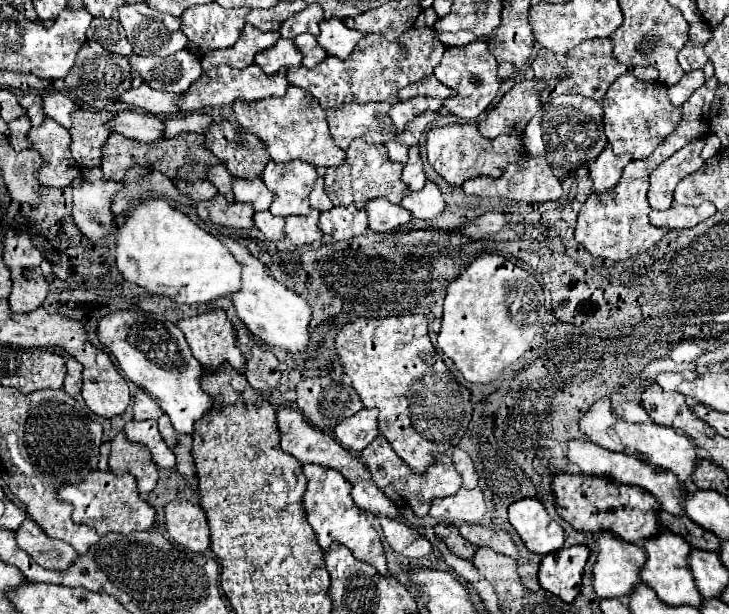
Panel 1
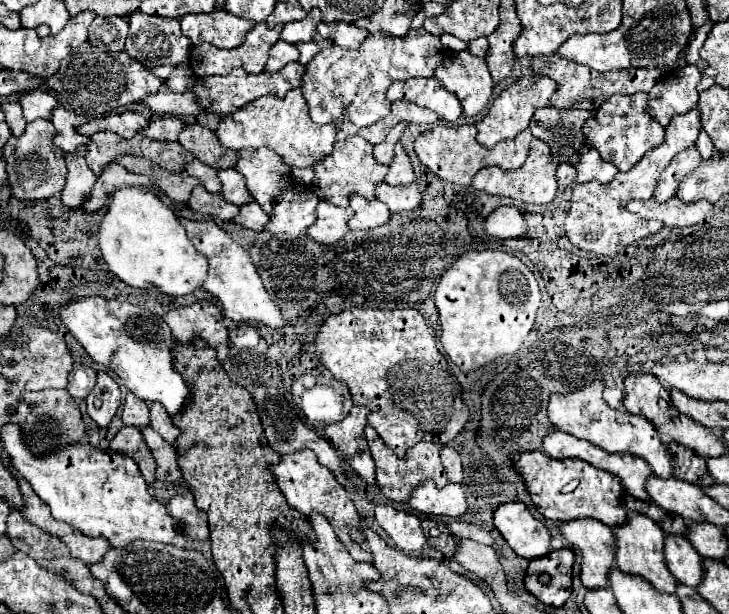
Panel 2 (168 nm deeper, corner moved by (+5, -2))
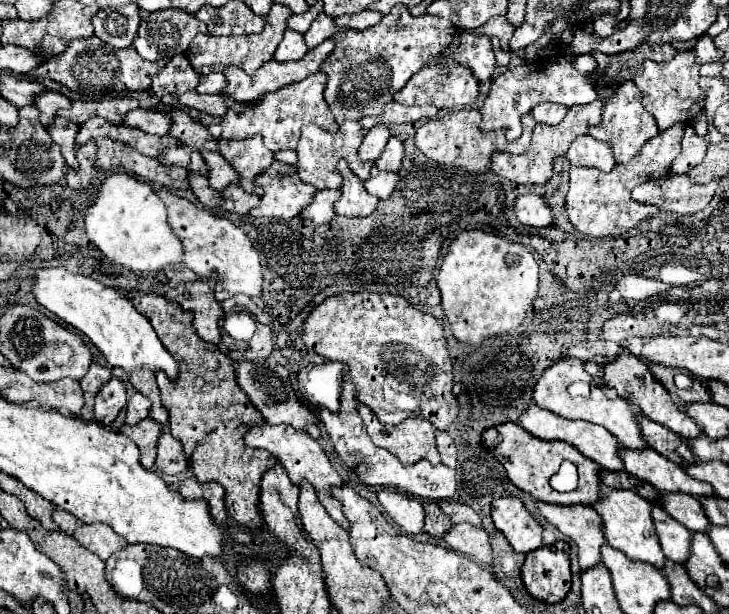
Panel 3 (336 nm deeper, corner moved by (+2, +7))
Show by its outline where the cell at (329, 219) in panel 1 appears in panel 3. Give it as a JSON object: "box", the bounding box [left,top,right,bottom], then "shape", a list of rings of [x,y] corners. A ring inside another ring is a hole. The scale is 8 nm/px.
{"box":[301,189,339,225],"shape":[[[321,189],[321,191],[315,191],[313,201],[307,207],[303,207],[301,217],[313,221],[315,225],[323,225],[323,223],[333,221],[335,219],[335,211],[333,211],[335,197],[339,197],[339,189]]]}

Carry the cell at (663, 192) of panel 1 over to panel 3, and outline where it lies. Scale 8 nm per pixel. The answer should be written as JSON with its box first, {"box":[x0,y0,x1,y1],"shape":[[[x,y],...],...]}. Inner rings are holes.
{"box":[671,125,709,173],"shape":[[[687,125],[681,145],[683,145],[683,151],[671,163],[673,173],[689,173],[695,165],[699,165],[703,161],[703,157],[705,157],[705,151],[707,151],[709,141],[705,137],[699,137],[695,133],[695,129],[691,125]]]}

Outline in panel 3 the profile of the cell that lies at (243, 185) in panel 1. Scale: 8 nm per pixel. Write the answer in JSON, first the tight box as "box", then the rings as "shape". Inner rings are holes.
{"box":[201,151,237,191],"shape":[[[201,151],[207,167],[209,167],[209,185],[217,191],[223,191],[227,185],[237,183],[237,173],[235,169],[231,169],[231,165],[227,165],[227,159],[221,157],[221,153],[217,151]]]}

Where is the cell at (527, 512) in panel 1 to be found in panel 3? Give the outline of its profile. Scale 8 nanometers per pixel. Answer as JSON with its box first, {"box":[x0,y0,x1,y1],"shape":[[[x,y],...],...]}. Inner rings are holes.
{"box":[491,497,543,555],"shape":[[[517,497],[493,499],[491,517],[495,527],[507,537],[507,541],[517,553],[527,555],[529,551],[535,551],[543,545],[543,537],[541,537],[543,529],[529,515],[521,499]]]}

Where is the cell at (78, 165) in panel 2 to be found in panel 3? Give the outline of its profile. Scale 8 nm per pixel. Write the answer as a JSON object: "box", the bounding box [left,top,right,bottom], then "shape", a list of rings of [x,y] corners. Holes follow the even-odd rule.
{"box":[47,117,79,167],"shape":[[[55,117],[55,121],[47,127],[49,135],[53,137],[53,141],[61,147],[63,159],[69,167],[77,167],[77,159],[75,159],[75,133],[79,131],[79,127],[63,117]]]}

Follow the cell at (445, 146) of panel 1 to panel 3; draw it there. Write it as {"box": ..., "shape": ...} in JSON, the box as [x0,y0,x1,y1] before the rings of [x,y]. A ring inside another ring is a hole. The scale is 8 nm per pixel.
{"box":[415,109,535,173],"shape":[[[477,109],[449,111],[441,117],[429,119],[425,125],[421,125],[415,133],[415,145],[419,147],[419,151],[423,155],[427,155],[429,159],[433,159],[437,163],[445,163],[445,165],[453,165],[453,167],[461,167],[461,169],[467,169],[467,171],[481,173],[483,169],[491,169],[491,153],[493,151],[523,153],[531,143],[531,133],[533,133],[533,127],[535,127],[535,119],[531,117],[531,113],[521,117],[523,135],[527,135],[527,139],[519,137],[515,141],[507,141],[505,131],[483,133],[479,129],[479,121],[481,121],[481,113]],[[523,143],[525,143],[525,149],[523,149]]]}

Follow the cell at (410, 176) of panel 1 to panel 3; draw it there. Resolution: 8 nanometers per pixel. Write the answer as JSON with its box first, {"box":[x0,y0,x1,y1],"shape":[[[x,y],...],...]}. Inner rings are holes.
{"box":[375,137,403,171],"shape":[[[391,137],[387,141],[383,153],[375,161],[375,165],[381,171],[397,171],[401,167],[401,161],[403,161],[403,143],[397,137]]]}

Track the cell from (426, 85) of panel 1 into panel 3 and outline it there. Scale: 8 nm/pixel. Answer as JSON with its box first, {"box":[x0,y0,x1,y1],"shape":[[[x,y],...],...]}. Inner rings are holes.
{"box":[395,55,479,109],"shape":[[[437,55],[429,61],[429,65],[419,69],[407,81],[407,85],[395,95],[395,101],[403,105],[435,105],[439,109],[459,109],[459,107],[469,109],[475,105],[477,95],[479,95],[479,81],[471,73],[471,69],[455,63],[451,57]]]}

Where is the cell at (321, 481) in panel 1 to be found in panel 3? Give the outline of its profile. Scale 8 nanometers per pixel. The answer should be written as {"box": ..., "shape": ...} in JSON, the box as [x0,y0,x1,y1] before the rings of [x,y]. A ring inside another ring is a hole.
{"box":[245,423,349,529],"shape":[[[263,423],[263,425],[251,425],[251,427],[249,427],[249,431],[247,431],[247,435],[245,435],[245,443],[247,443],[249,447],[263,447],[263,449],[267,449],[271,455],[275,455],[275,457],[283,463],[283,467],[287,469],[287,473],[289,473],[289,477],[291,477],[291,481],[293,481],[295,485],[299,485],[299,481],[307,479],[307,481],[315,487],[317,497],[319,497],[319,501],[323,503],[323,507],[327,509],[327,513],[329,513],[337,523],[341,523],[345,529],[349,529],[347,519],[343,517],[343,511],[341,511],[339,501],[335,501],[335,497],[331,497],[331,487],[333,487],[333,485],[343,485],[343,479],[341,479],[341,477],[337,475],[337,471],[331,467],[331,463],[329,463],[325,451],[321,449],[321,445],[319,445],[313,437],[309,437],[305,431],[293,429],[291,425],[269,425],[269,423]]]}

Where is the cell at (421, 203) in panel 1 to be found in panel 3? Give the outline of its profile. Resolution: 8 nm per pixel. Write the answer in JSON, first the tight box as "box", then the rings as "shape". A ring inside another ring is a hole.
{"box":[363,165,399,199],"shape":[[[373,165],[373,167],[371,167],[371,175],[369,175],[367,181],[363,181],[363,185],[365,185],[365,189],[367,189],[371,195],[375,195],[375,197],[379,197],[379,199],[387,199],[387,197],[391,197],[397,179],[399,179],[397,173],[379,171],[379,169]]]}

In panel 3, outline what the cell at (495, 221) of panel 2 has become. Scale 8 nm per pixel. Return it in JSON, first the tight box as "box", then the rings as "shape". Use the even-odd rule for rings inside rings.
{"box":[515,195,555,227],"shape":[[[539,195],[517,197],[515,215],[523,225],[529,225],[529,227],[549,227],[555,221],[549,203]]]}

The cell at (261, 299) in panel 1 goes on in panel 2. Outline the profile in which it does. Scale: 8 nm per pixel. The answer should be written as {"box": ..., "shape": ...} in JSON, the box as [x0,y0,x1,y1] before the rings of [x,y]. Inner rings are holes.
{"box":[180,218,288,330],"shape":[[[180,218],[180,224],[184,226],[184,230],[188,232],[188,238],[192,240],[192,244],[204,252],[208,256],[210,262],[210,270],[208,270],[208,278],[204,282],[204,288],[214,294],[222,308],[224,308],[224,316],[234,320],[236,324],[264,324],[272,330],[280,330],[288,324],[286,316],[282,314],[282,308],[270,300],[270,294],[266,292],[256,266],[252,264],[248,252],[236,244],[222,228],[218,228],[212,220],[204,220],[204,222],[194,222],[194,220],[186,220]]]}

